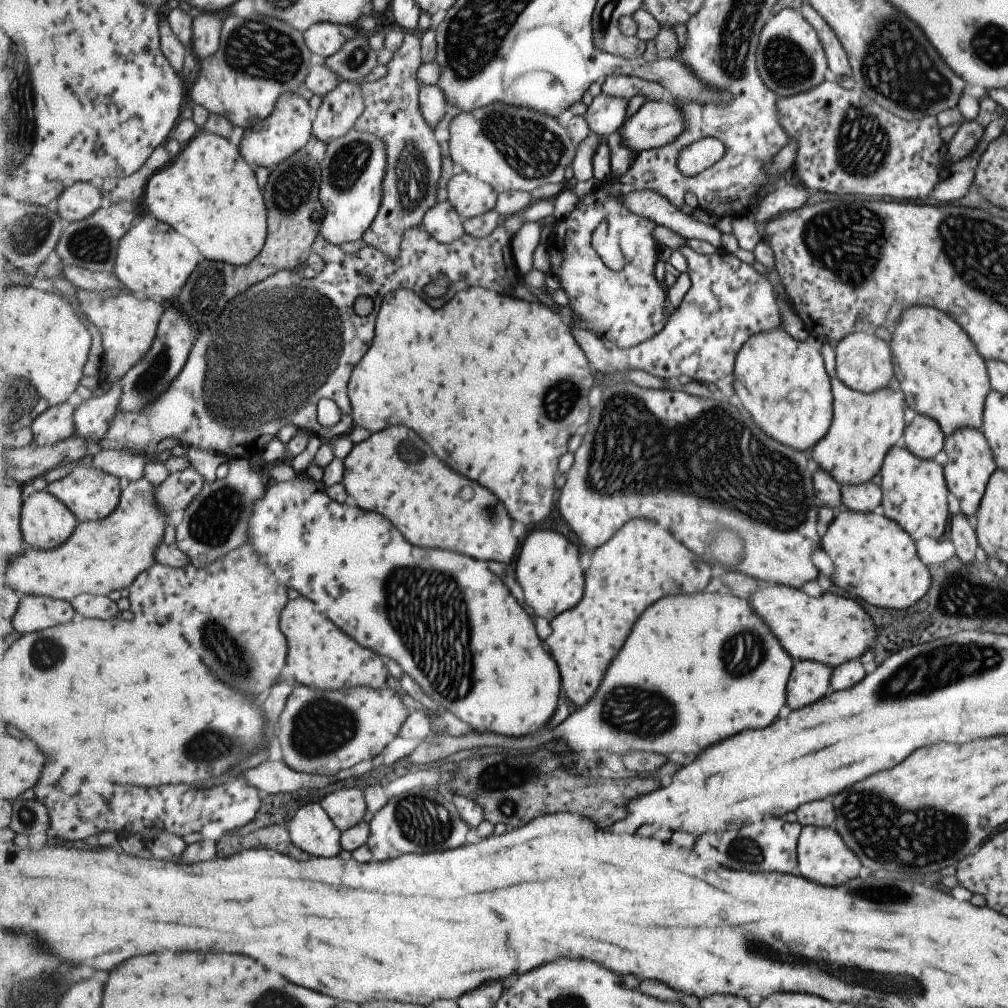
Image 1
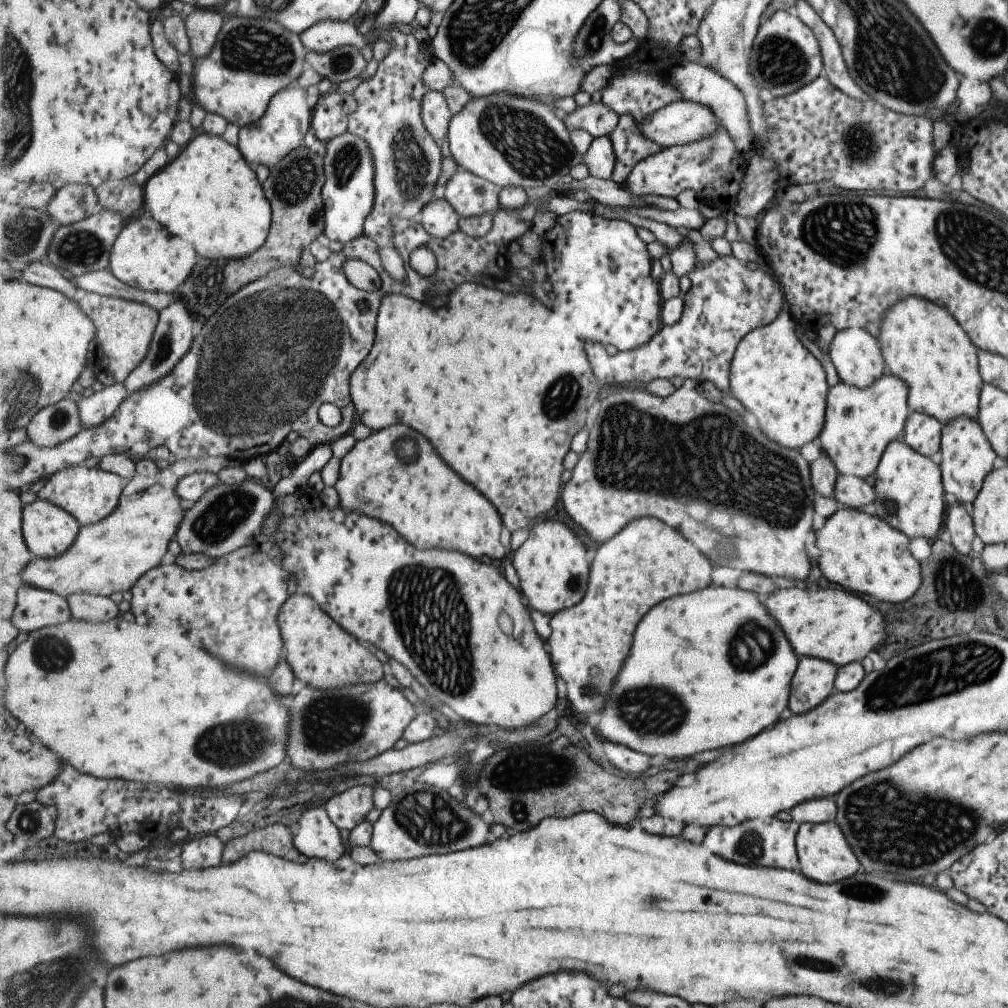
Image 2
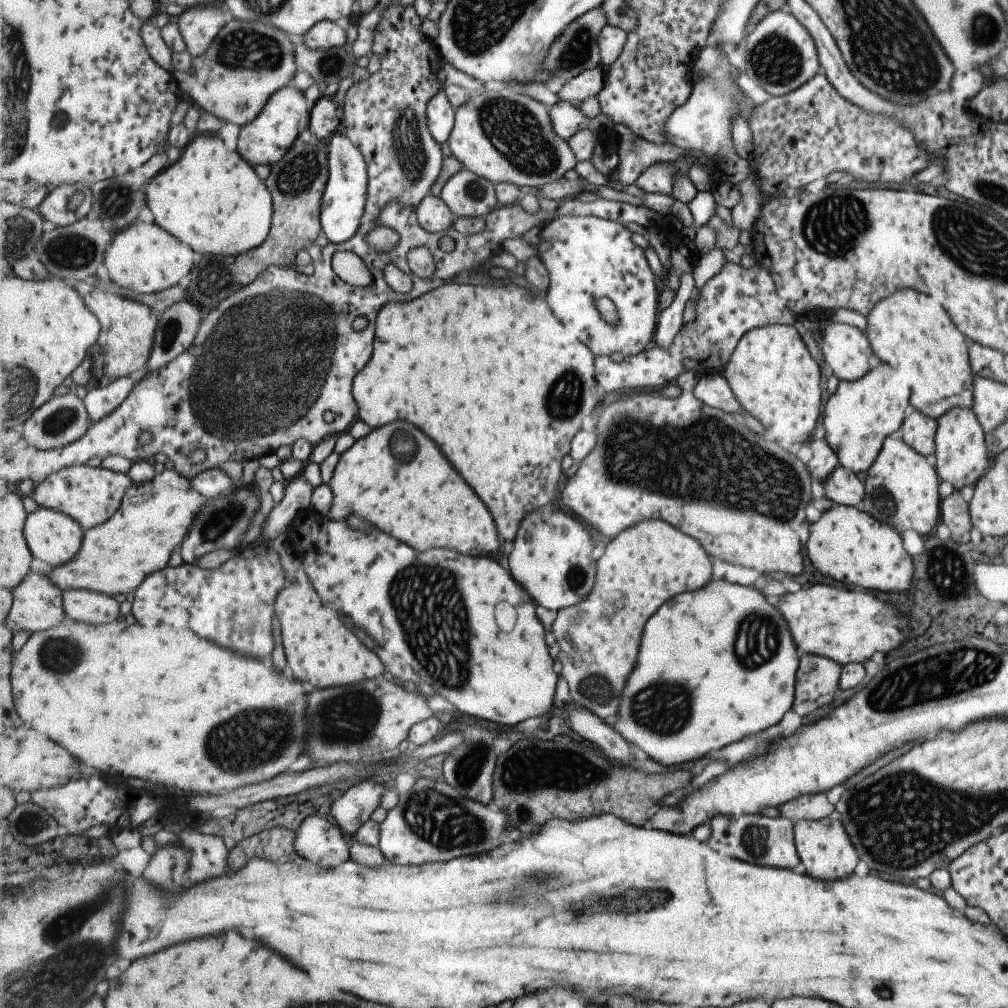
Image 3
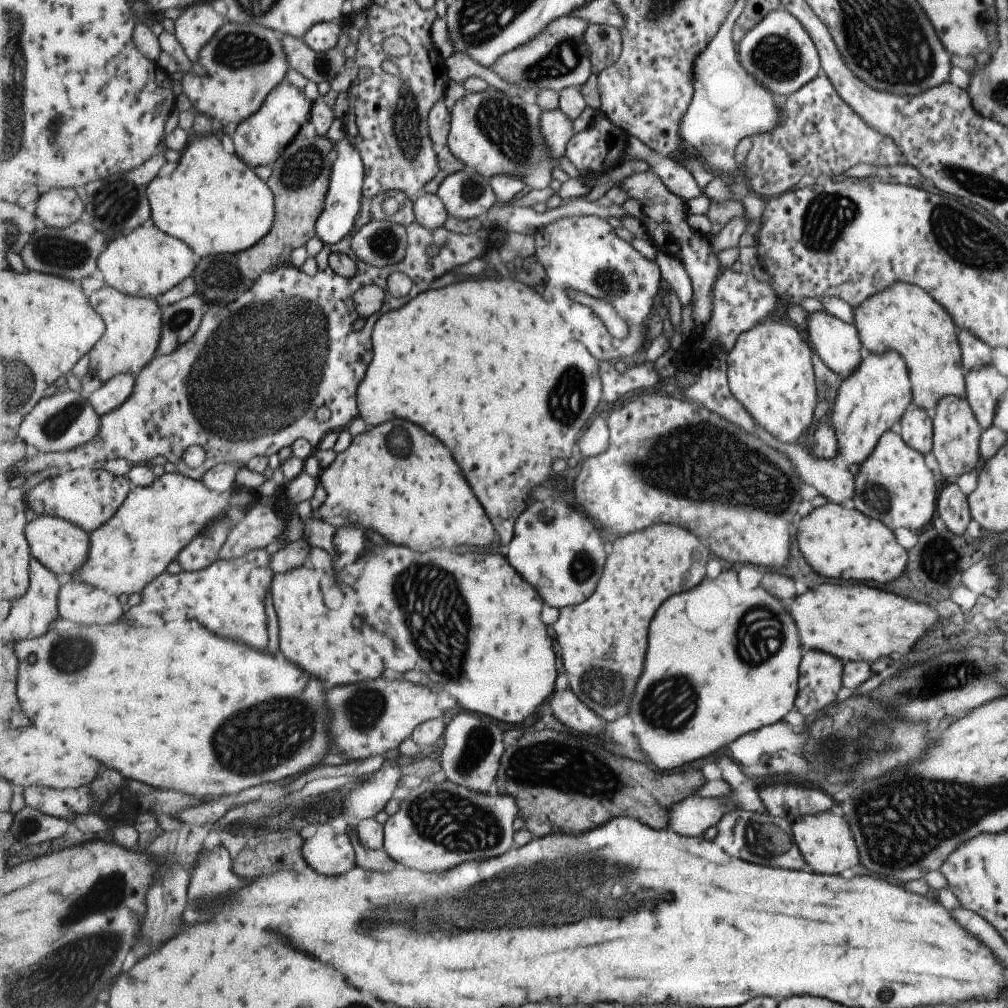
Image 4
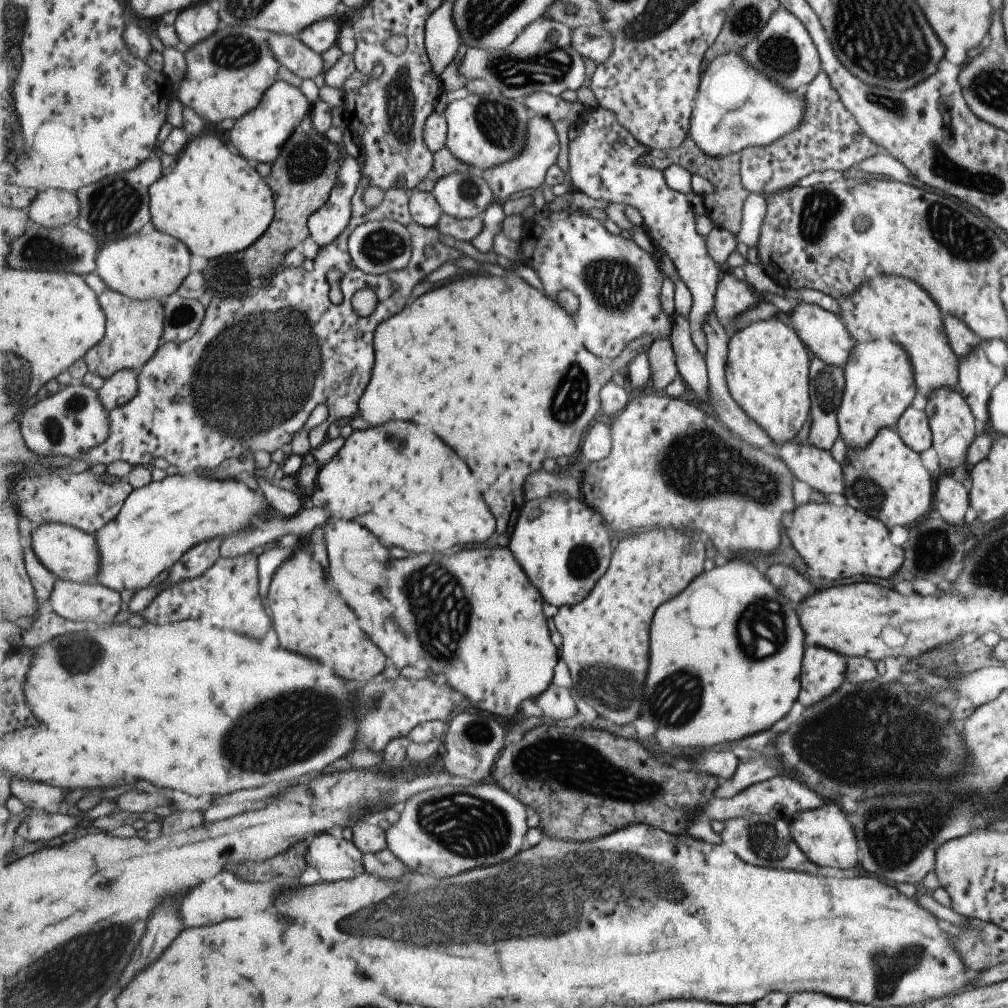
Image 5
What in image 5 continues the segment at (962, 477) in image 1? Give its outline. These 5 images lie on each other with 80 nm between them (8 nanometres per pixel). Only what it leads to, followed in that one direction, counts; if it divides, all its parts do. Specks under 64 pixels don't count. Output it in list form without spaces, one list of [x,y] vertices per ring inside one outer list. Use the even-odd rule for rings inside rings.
[[[957,388],[947,390],[931,391],[925,397],[925,407],[923,412],[928,418],[929,430],[932,436],[931,446],[934,448],[941,472],[951,473],[954,468],[965,466],[964,460],[967,447],[977,435],[977,428],[974,416],[971,414],[967,401],[959,394]]]

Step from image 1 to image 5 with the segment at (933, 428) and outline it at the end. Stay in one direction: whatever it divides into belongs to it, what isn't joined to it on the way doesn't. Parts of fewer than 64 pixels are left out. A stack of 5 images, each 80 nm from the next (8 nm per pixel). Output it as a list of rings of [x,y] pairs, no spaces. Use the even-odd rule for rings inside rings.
[[[909,405],[894,424],[894,430],[903,444],[913,452],[920,453],[932,444],[928,418],[922,410]]]

